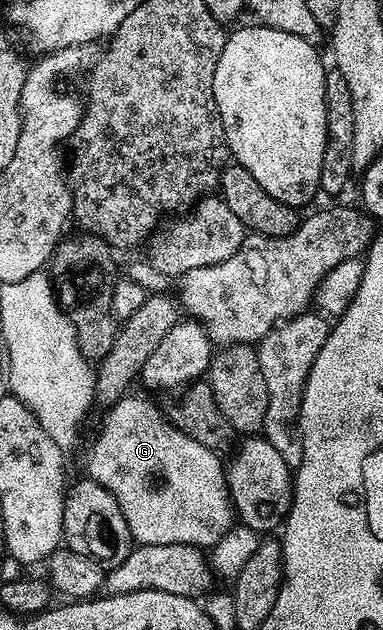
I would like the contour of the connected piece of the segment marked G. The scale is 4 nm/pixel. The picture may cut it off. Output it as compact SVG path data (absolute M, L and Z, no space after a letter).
M127 395L114 402L105 410L106 418L102 421L102 430L98 433L98 438L94 441L94 446L90 449L90 458L86 461L86 469L89 480L100 483L100 487L104 487L116 499L116 503L120 503L120 511L124 515L124 519L128 523L128 531L131 538L138 545L167 545L168 543L184 543L185 545L197 545L199 547L213 547L227 532L231 526L235 524L236 514L234 511L234 503L230 500L230 483L228 480L228 469L221 461L219 454L215 450L201 446L196 440L189 438L184 431L180 431L170 421L169 416L161 408L157 409L150 401L145 401L142 397L134 397L135 395Z

